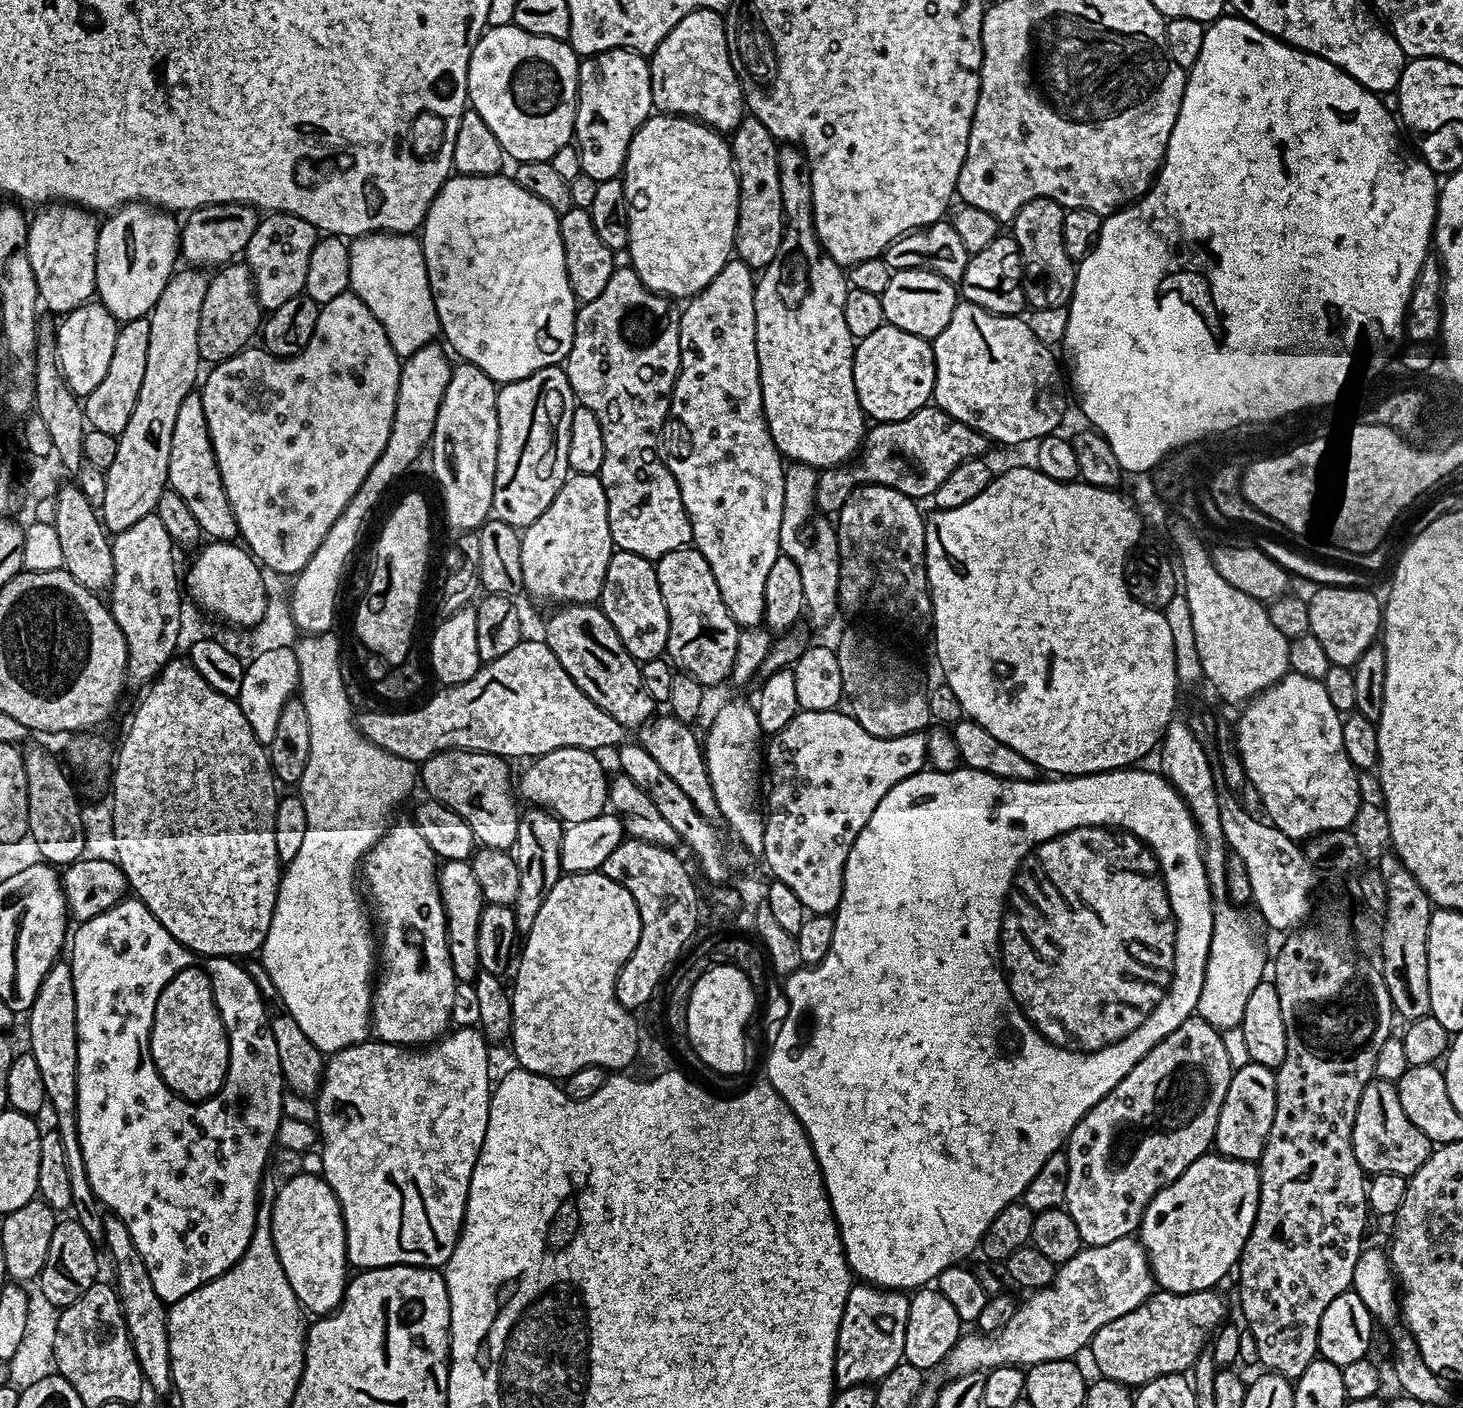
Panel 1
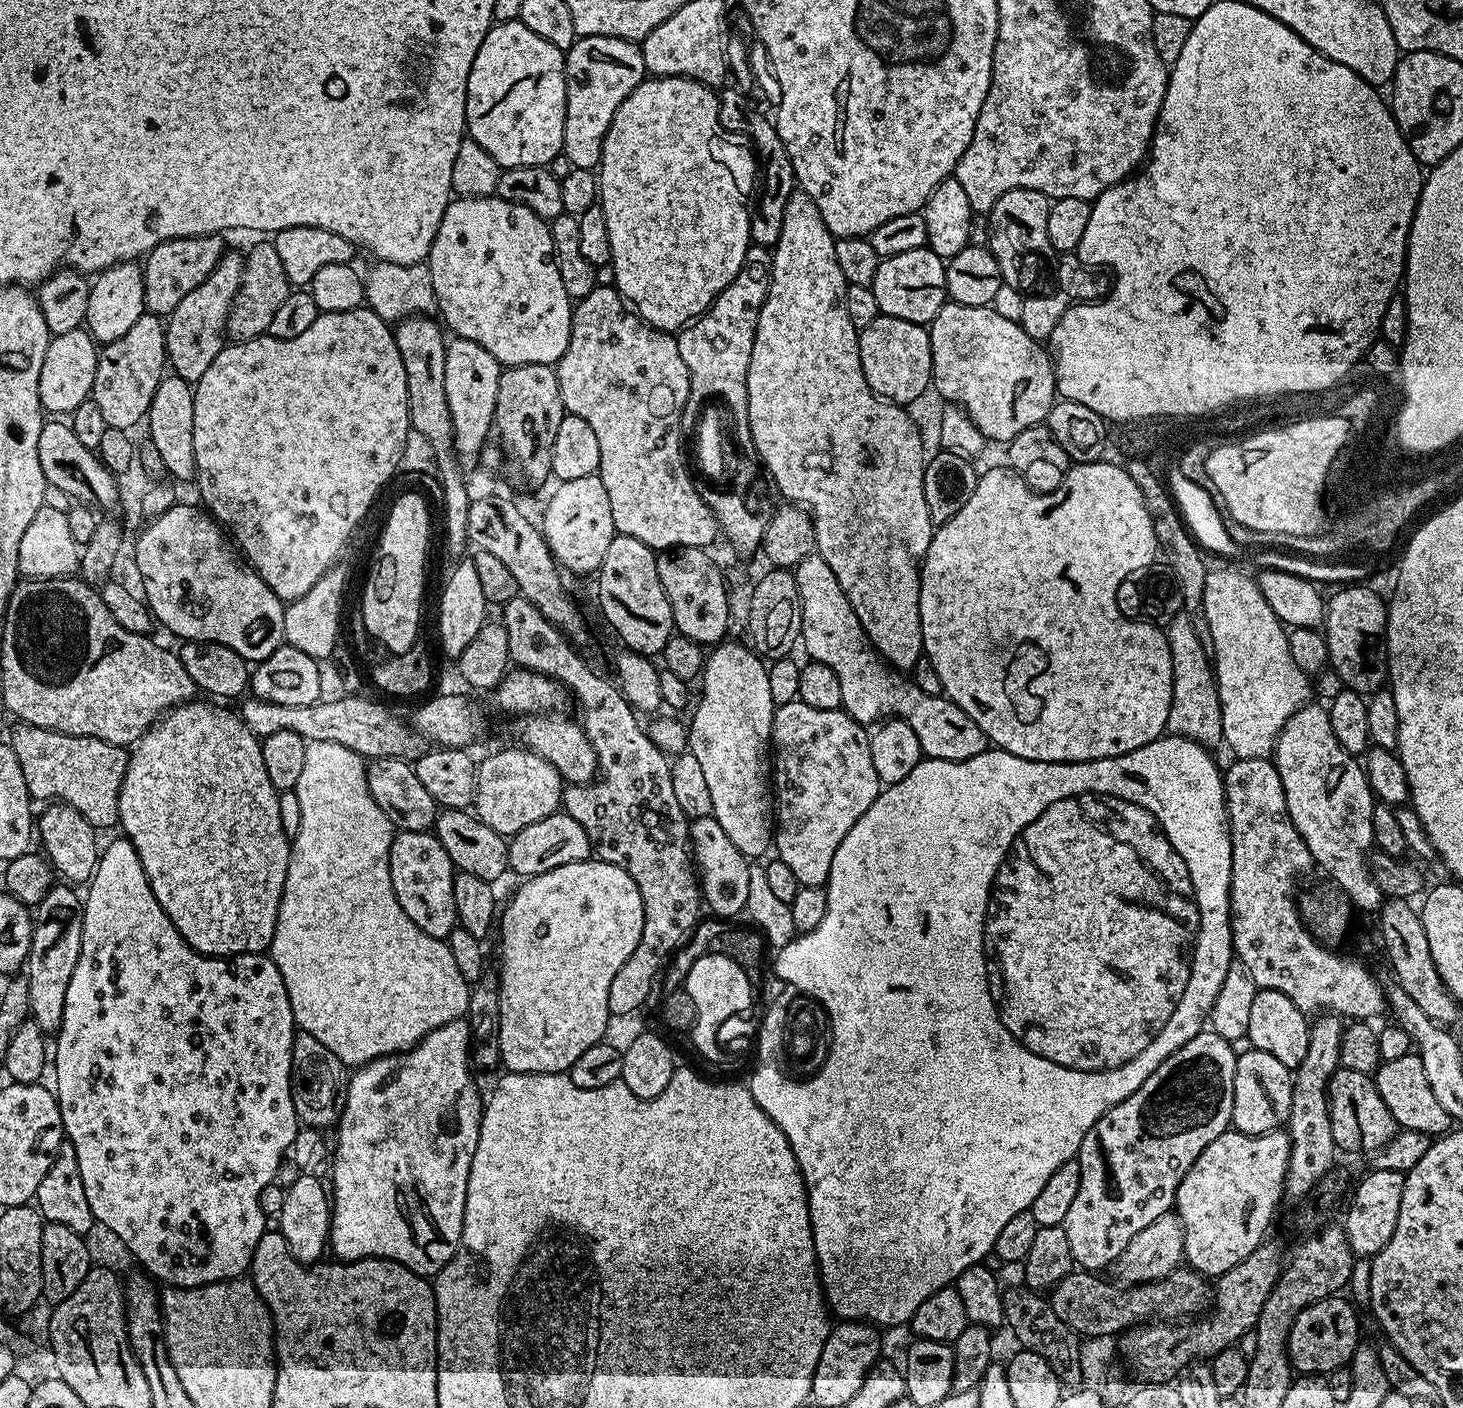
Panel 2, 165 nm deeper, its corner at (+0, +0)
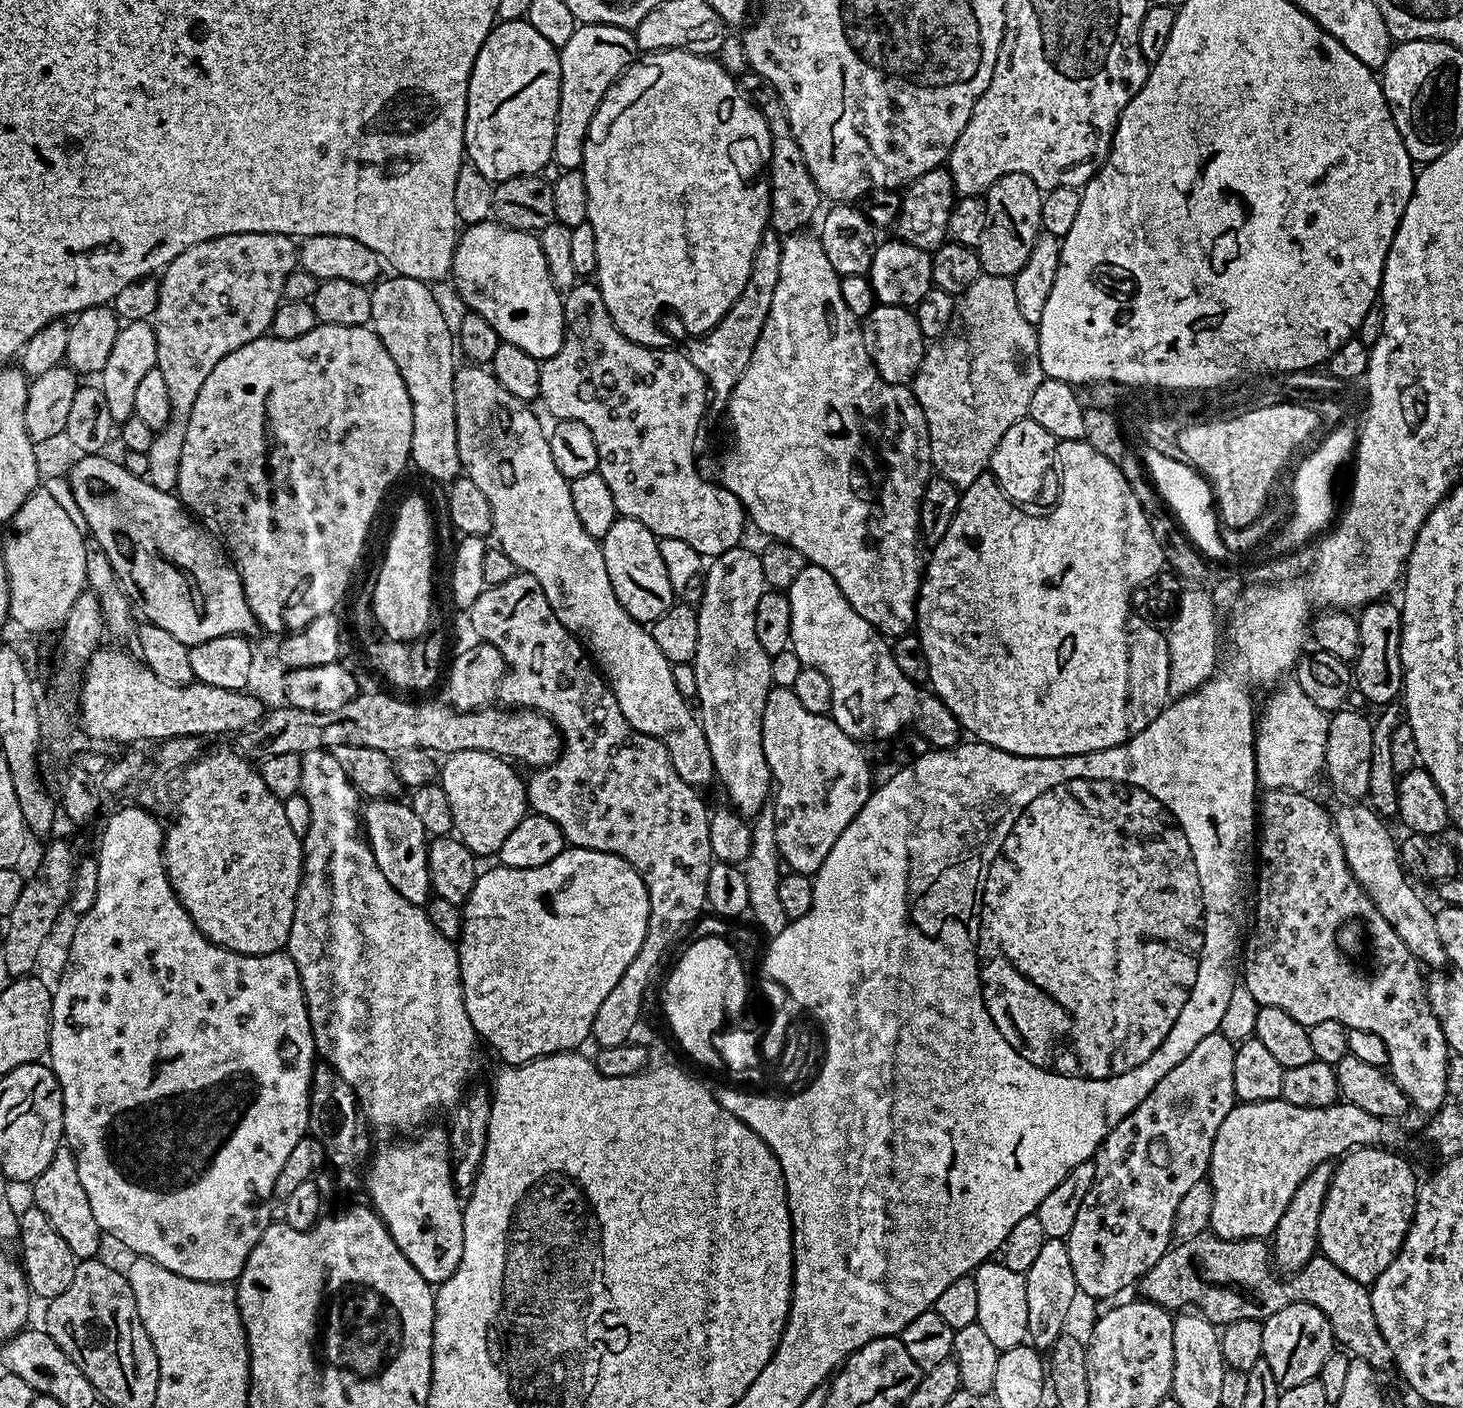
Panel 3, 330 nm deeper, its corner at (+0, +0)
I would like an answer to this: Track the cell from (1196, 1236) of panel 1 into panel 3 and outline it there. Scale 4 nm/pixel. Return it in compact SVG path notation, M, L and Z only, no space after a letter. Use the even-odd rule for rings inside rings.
M1282 1099L1267 1100L1266 1102L1250 1102L1249 1104L1243 1102L1237 1103L1230 1110L1230 1114L1226 1114L1226 1118L1222 1118L1222 1126L1218 1126L1218 1134L1214 1138L1212 1157L1208 1163L1208 1171L1206 1173L1206 1179L1211 1184L1212 1193L1214 1194L1214 1207L1210 1209L1210 1222L1208 1223L1211 1235L1222 1238L1223 1240L1259 1240L1271 1237L1278 1226L1278 1218L1282 1218L1286 1206L1290 1206L1290 1198L1294 1198L1294 1190L1298 1190L1302 1178L1306 1178L1306 1174L1310 1174L1310 1170L1314 1170L1322 1163L1335 1161L1337 1158L1343 1157L1345 1154L1361 1146L1379 1146L1385 1150L1399 1149L1399 1144L1404 1140L1404 1132L1396 1124L1399 1123L1395 1119L1383 1120L1374 1114L1366 1114L1366 1110L1358 1110L1358 1106L1347 1102L1337 1102L1325 1108L1294 1106Z

